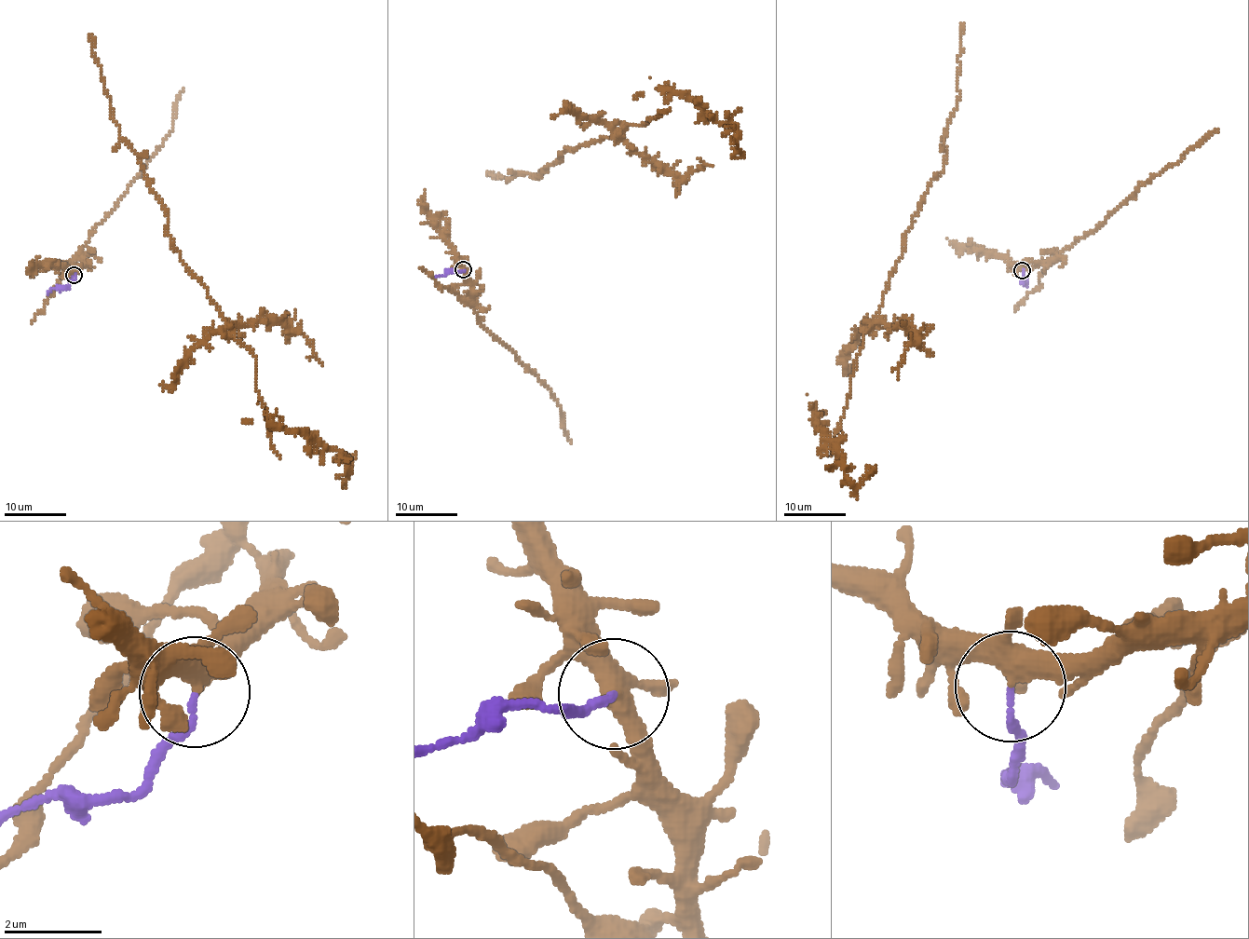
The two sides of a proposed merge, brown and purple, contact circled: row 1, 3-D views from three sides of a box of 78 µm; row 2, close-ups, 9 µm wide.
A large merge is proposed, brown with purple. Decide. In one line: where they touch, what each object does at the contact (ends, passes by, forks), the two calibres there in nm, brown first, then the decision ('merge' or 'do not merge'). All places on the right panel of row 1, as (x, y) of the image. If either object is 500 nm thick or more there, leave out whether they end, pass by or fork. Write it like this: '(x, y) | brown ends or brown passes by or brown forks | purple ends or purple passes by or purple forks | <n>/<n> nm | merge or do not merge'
(1022, 270) | brown forks | purple ends | 360/130 nm | do not merge

